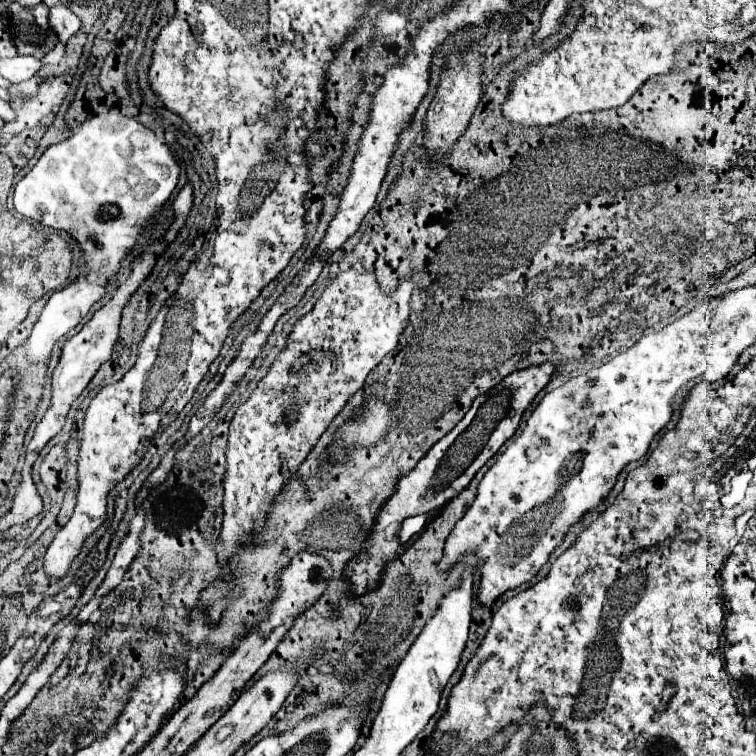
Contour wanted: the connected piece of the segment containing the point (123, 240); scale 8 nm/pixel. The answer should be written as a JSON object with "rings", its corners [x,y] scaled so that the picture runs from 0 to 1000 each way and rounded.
{"rings":[[[147,146],[120,153],[110,167],[97,172],[89,185],[65,193],[52,209],[52,214],[41,222],[41,228],[22,241],[20,278],[57,299],[91,307],[112,333],[112,357],[107,360],[107,365],[65,394],[52,426],[44,431],[44,439],[36,447],[36,476],[41,487],[62,481],[73,452],[94,434],[99,434],[120,410],[120,405],[139,389],[142,370],[160,354],[165,333],[171,333],[181,323],[181,315],[189,302],[197,299],[205,280],[210,280],[221,262],[229,257],[234,235],[237,220],[221,190],[210,188],[205,177],[189,164],[184,164],[179,156],[168,156]]]}

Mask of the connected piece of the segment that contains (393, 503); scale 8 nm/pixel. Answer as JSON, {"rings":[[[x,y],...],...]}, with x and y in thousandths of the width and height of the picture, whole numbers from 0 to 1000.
{"rings":[[[724,479],[724,481],[700,484],[694,489],[684,489],[671,500],[665,500],[652,516],[631,524],[620,545],[612,550],[612,556],[591,577],[586,577],[538,630],[528,632],[522,653],[509,664],[509,669],[499,683],[485,728],[480,728],[480,733],[472,735],[459,749],[456,759],[459,765],[464,765],[462,770],[470,772],[467,775],[470,786],[480,786],[483,780],[499,775],[507,749],[528,730],[525,706],[533,688],[544,683],[565,680],[575,672],[589,669],[597,659],[602,659],[623,638],[623,632],[634,624],[634,619],[660,598],[665,585],[681,574],[692,545],[705,532],[705,526],[726,508],[731,495],[734,495],[734,484]]]}

